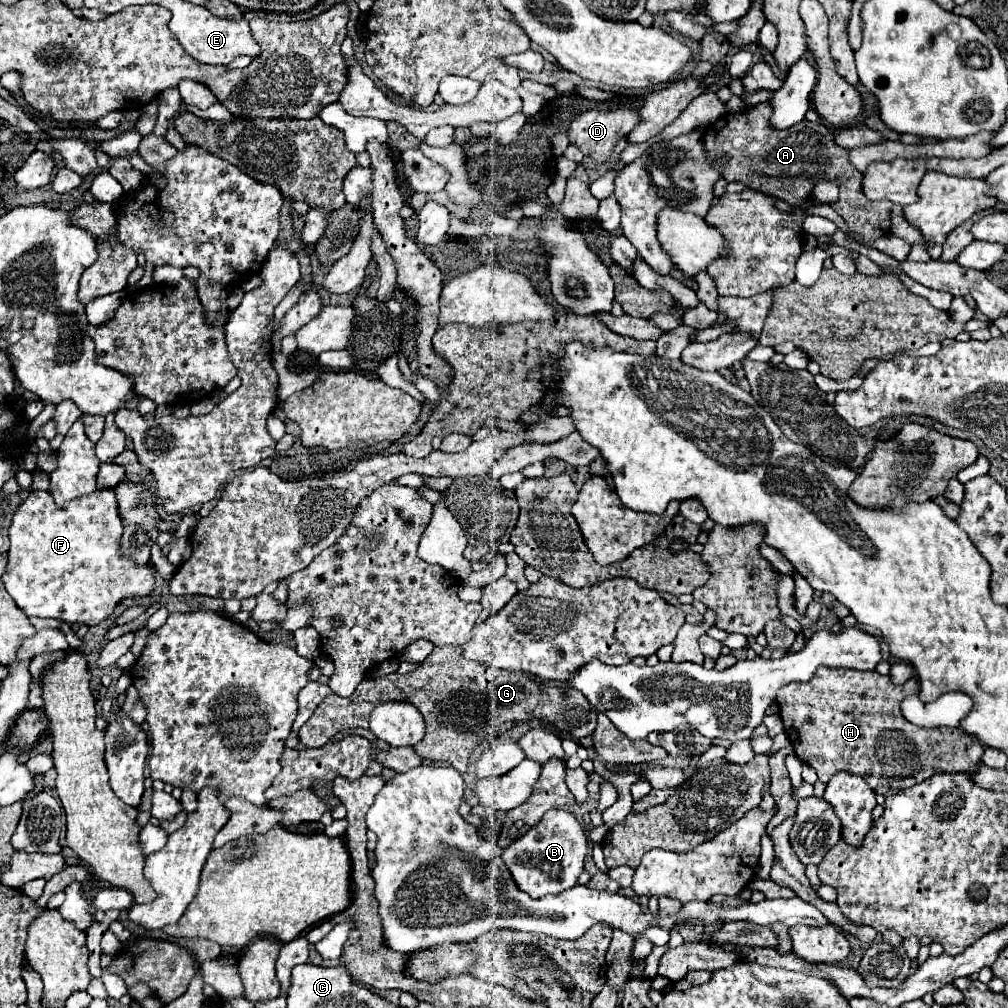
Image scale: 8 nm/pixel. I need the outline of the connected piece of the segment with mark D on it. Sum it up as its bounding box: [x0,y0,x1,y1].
[568,109,642,163]

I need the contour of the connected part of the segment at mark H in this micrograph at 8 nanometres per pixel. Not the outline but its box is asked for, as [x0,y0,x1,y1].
[776,667,984,797]

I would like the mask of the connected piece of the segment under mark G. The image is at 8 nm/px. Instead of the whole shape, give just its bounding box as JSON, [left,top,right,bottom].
[298,647,598,775]

